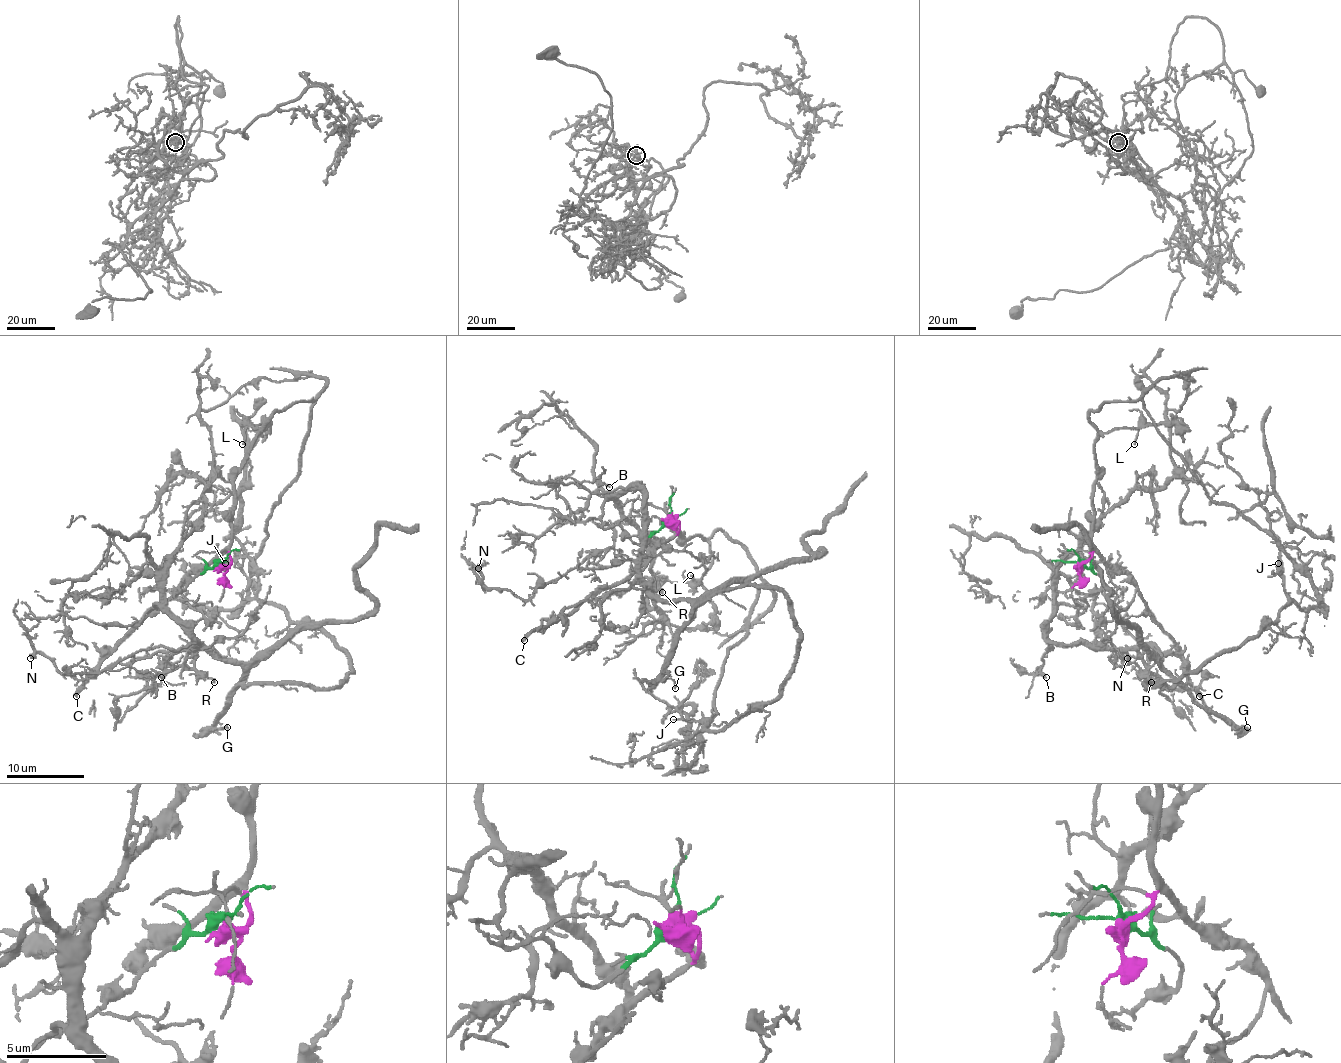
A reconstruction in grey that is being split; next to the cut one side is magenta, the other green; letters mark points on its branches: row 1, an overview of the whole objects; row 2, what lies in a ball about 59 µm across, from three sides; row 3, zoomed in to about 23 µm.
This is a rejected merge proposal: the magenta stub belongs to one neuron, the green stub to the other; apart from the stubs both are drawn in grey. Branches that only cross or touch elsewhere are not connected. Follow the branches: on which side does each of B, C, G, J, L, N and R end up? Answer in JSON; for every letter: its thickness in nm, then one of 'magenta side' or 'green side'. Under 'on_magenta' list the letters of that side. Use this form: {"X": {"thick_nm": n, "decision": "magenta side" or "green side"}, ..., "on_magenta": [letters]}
{"B": {"thick_nm": 110, "decision": "green side"}, "C": {"thick_nm": 280, "decision": "magenta side"}, "G": {"thick_nm": 140, "decision": "green side"}, "J": {"thick_nm": 110, "decision": "green side"}, "L": {"thick_nm": 120, "decision": "magenta side"}, "N": {"thick_nm": 240, "decision": "green side"}, "R": {"thick_nm": 160, "decision": "green side"}, "on_magenta": ["C", "L"]}

